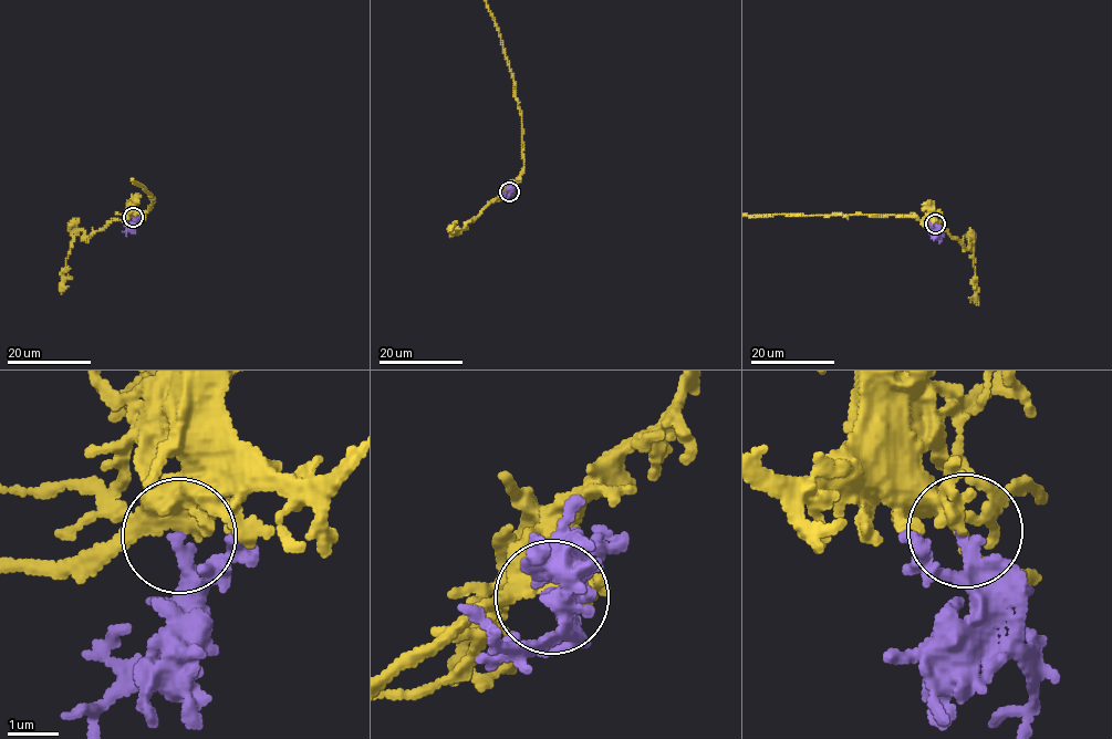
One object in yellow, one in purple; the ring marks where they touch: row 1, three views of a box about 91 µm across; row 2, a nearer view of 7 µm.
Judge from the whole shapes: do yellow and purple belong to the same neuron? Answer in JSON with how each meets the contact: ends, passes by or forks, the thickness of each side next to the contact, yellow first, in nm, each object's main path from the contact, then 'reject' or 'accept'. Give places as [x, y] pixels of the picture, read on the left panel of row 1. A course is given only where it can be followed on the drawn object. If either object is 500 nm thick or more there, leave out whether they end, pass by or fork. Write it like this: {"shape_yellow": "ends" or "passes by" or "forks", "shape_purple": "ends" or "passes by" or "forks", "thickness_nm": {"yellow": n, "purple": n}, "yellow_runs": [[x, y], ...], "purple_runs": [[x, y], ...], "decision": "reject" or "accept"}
{"shape_yellow": "forks", "shape_purple": "ends", "thickness_nm": {"yellow": 320, "purple": 280}, "purple_runs": [[133, 218], [131, 228], [123, 232]], "decision": "accept"}

